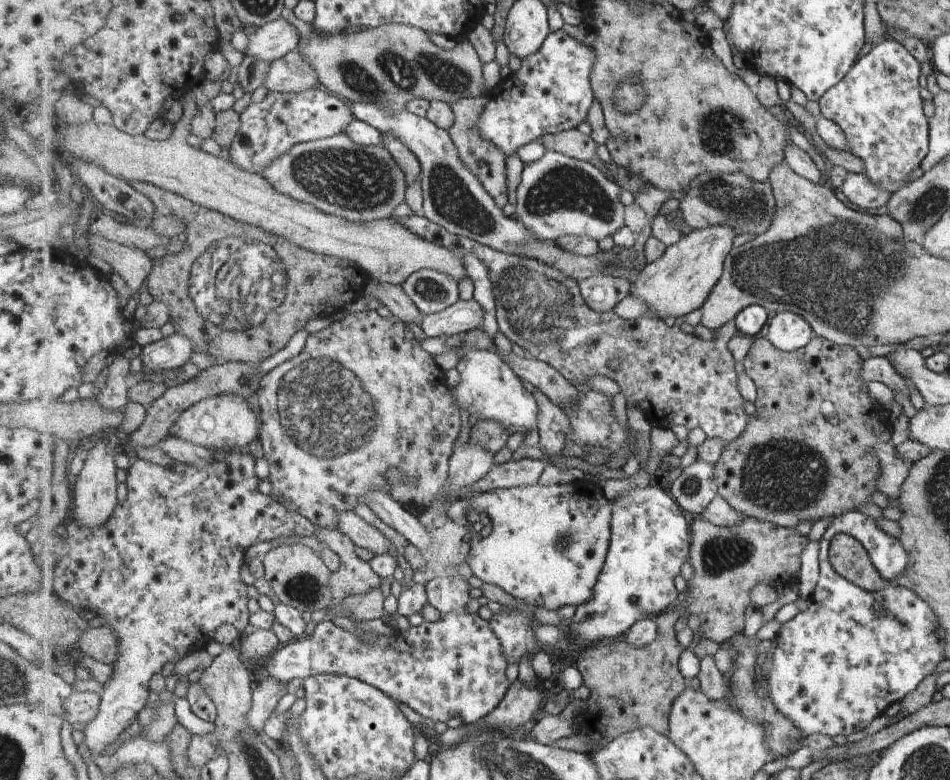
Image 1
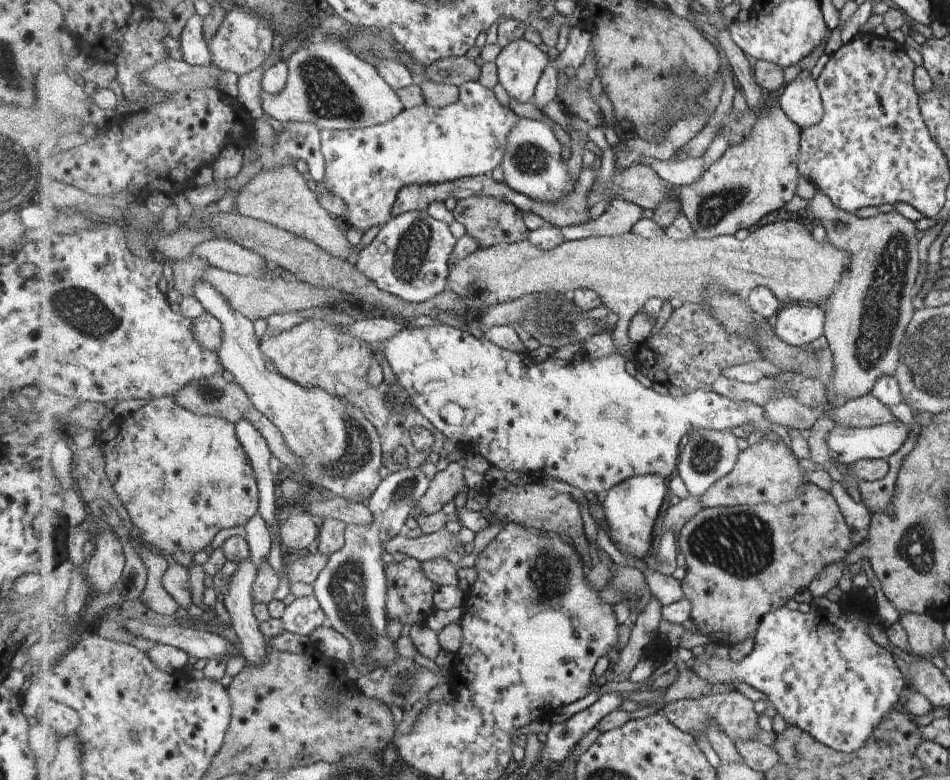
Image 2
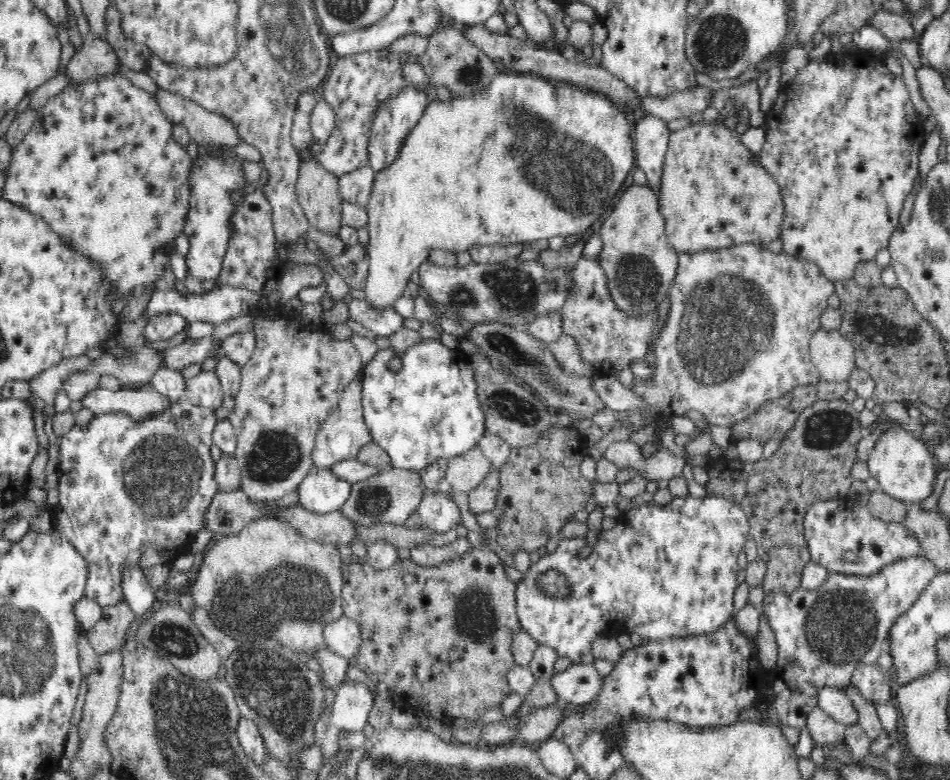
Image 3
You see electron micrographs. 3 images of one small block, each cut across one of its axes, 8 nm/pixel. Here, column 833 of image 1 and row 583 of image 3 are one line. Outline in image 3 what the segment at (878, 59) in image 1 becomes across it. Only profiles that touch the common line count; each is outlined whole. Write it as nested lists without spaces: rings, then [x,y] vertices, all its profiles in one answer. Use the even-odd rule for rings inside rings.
[[[182,400],[172,403],[159,417],[152,417],[143,421],[134,421],[124,413],[106,413],[94,416],[87,426],[73,427],[61,436],[59,441],[59,465],[60,474],[59,502],[50,509],[53,517],[53,531],[72,543],[78,552],[88,561],[88,578],[86,583],[86,598],[96,602],[100,607],[111,606],[123,600],[123,591],[120,587],[122,580],[122,568],[126,562],[133,562],[142,569],[148,569],[155,565],[169,565],[180,552],[189,551],[190,544],[195,535],[203,528],[204,512],[213,502],[217,494],[217,483],[214,481],[215,462],[211,457],[210,447],[213,445],[213,426],[216,424],[214,410],[195,405],[192,402]]]

